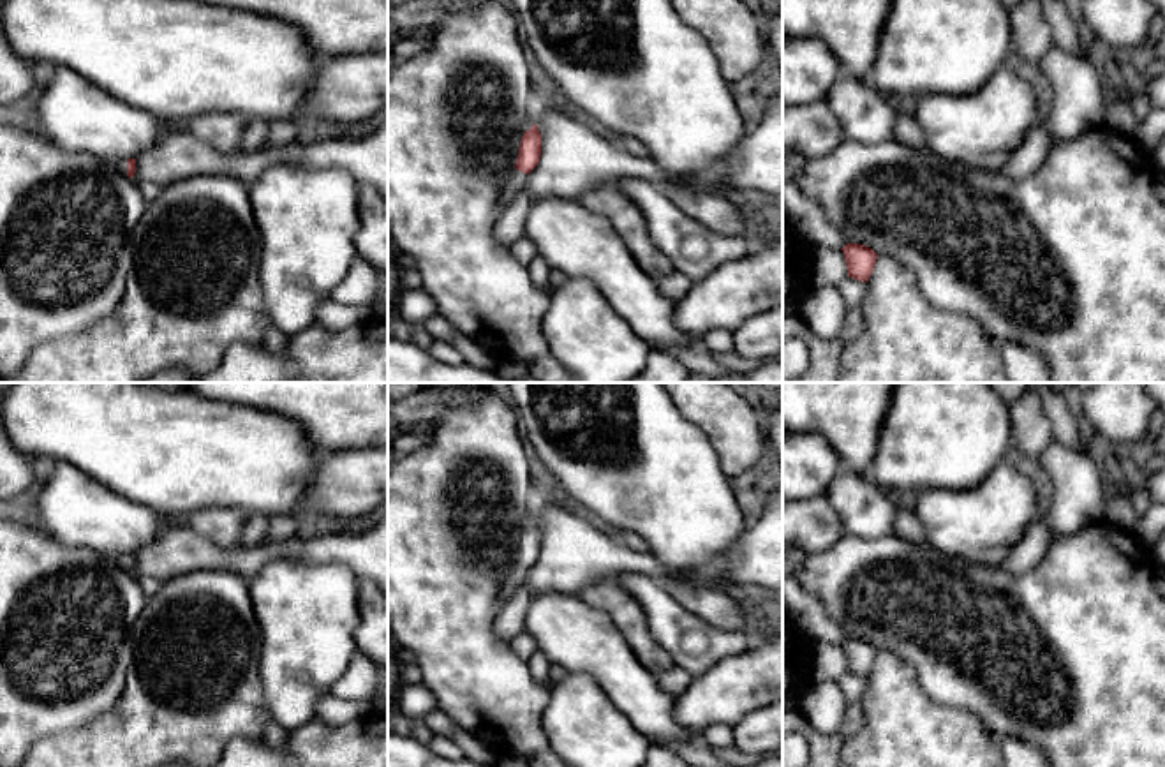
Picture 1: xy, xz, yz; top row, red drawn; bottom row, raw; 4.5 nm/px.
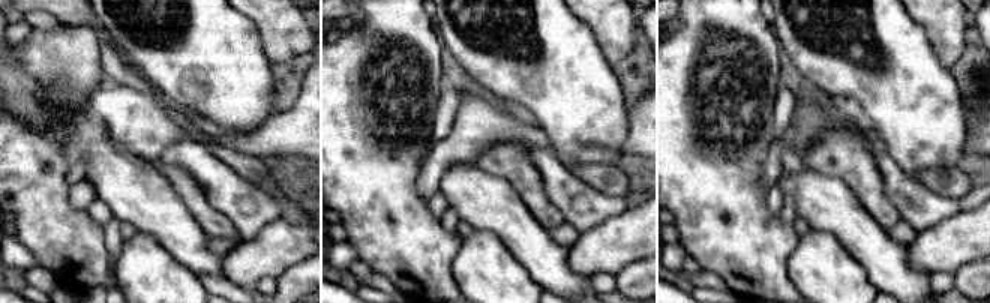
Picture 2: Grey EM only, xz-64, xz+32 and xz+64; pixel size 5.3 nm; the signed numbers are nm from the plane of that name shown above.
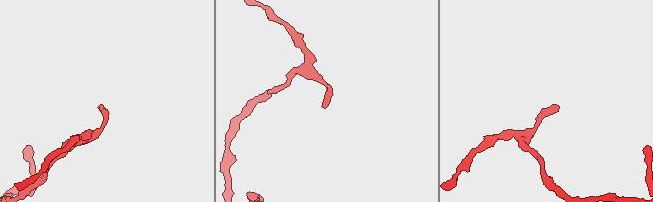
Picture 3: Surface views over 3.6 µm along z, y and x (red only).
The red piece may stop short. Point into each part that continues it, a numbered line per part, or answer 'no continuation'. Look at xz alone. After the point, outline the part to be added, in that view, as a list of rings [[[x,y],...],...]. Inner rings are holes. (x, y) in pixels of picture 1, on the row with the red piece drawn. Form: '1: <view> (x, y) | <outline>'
1: xz (515, 180) | [[[515,168],[511,169],[508,182],[499,194],[499,212],[502,212],[509,205],[509,201],[520,192],[525,176],[527,176],[525,173]]]

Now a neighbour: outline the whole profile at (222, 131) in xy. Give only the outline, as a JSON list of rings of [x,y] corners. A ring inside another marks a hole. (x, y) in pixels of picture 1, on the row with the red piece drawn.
[[[201,113],[183,125],[217,152],[241,153],[245,123],[240,113]]]

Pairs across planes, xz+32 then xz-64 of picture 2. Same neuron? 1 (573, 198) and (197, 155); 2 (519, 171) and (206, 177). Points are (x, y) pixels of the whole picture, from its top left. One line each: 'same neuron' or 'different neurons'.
1: same neuron
2: different neurons

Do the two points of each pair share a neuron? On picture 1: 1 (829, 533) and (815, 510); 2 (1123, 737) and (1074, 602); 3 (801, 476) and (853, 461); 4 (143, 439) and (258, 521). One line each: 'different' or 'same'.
1: same
2: same
3: different
4: different

